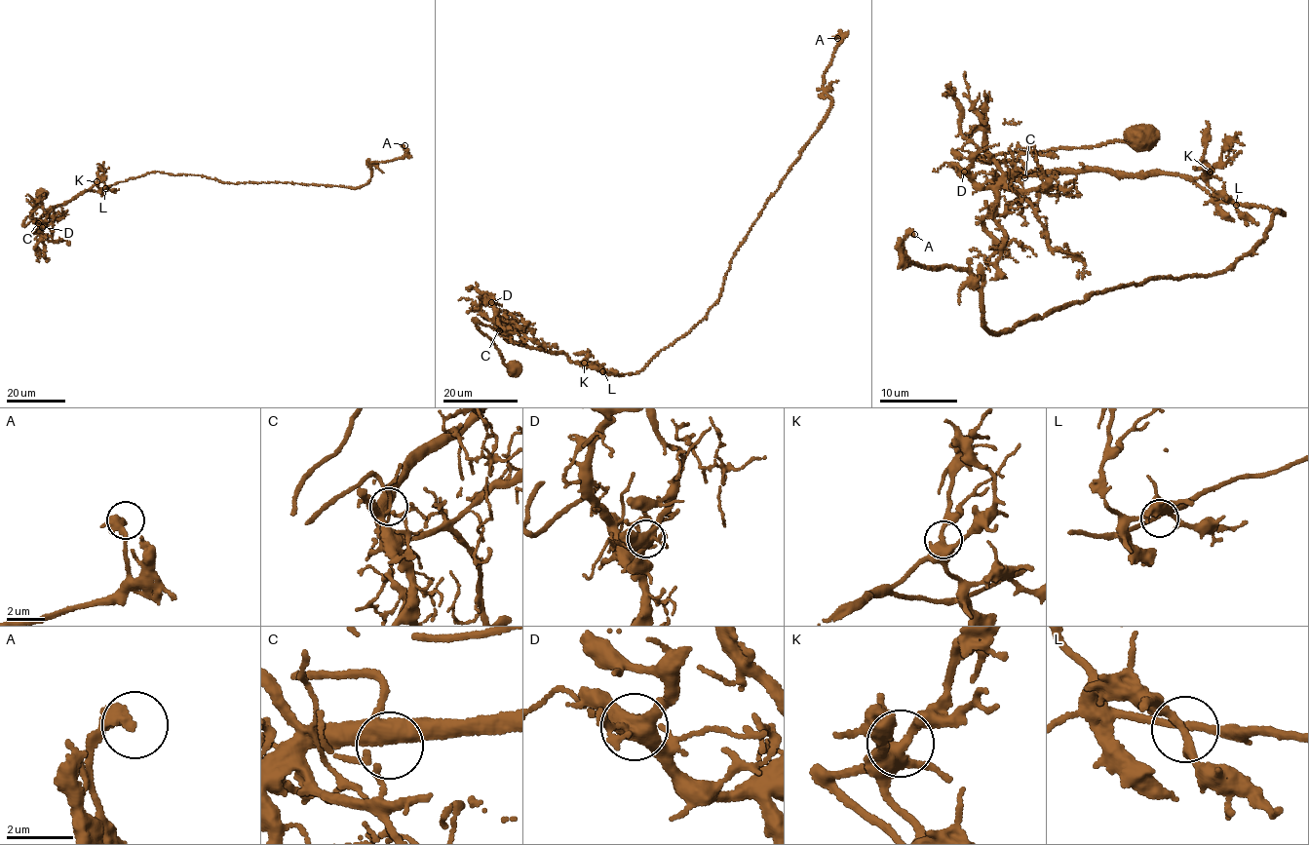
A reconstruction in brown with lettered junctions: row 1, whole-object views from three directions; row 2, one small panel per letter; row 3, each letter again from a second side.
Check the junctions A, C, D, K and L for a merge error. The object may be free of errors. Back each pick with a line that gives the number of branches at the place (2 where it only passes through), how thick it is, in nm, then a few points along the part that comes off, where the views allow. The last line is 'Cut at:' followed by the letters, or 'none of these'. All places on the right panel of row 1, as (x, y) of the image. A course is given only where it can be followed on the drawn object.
Cut at: none of these

